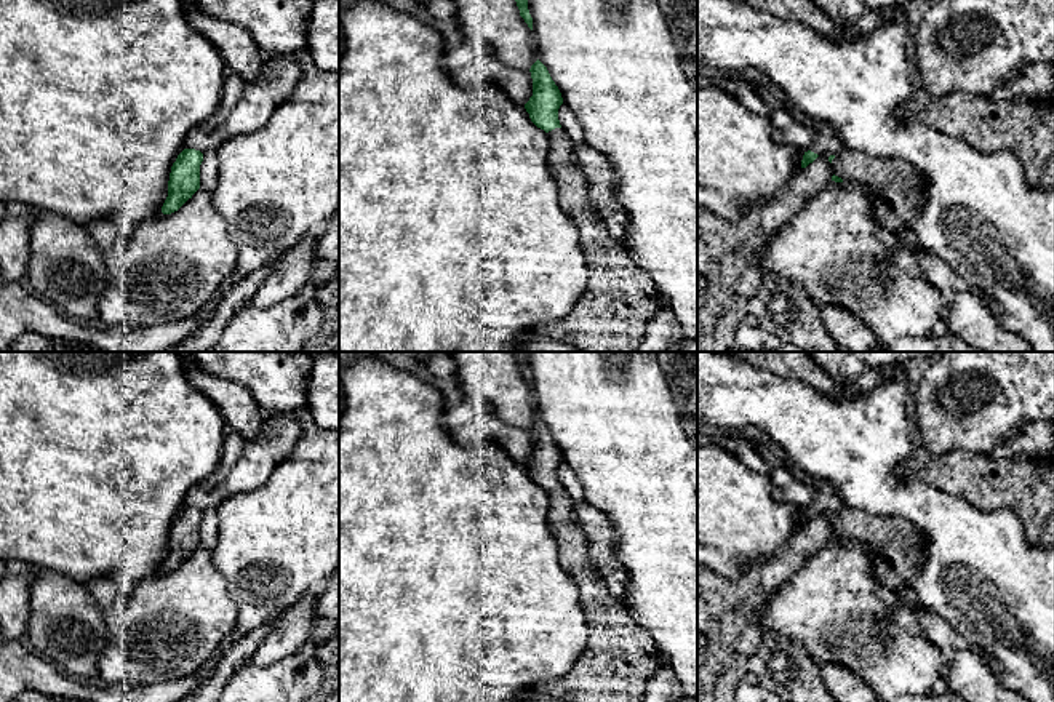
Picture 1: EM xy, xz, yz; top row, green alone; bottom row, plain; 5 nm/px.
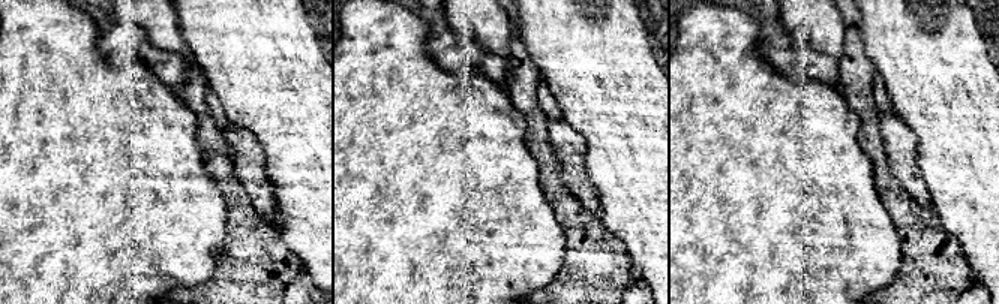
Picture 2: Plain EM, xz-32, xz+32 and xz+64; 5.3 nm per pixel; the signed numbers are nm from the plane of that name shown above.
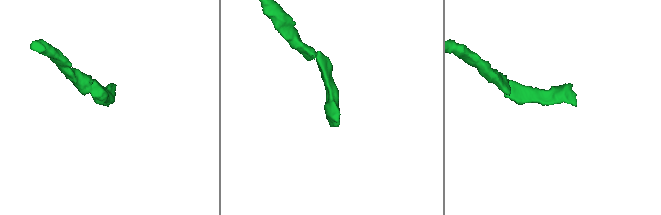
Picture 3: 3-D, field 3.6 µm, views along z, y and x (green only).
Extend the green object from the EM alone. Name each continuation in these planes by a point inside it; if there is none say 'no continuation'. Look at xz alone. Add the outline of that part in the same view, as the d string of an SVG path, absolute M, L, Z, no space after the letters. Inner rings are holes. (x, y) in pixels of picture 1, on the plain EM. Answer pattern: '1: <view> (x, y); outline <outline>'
1: xz (619, 656); outline M555 486L547 494L558 558L581 590L587 641L565 676L536 684L531 696L566 702L641 702L648 680L664 662L659 646L590 568L584 531L574 521L574 502L566 489Z

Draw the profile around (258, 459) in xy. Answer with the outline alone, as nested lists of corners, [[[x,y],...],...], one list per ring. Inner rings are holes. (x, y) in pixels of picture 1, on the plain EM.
[[[294,411],[267,417],[267,430],[256,440],[243,440],[240,459],[229,477],[216,485],[227,496],[258,489],[289,456],[301,437],[302,427]]]

